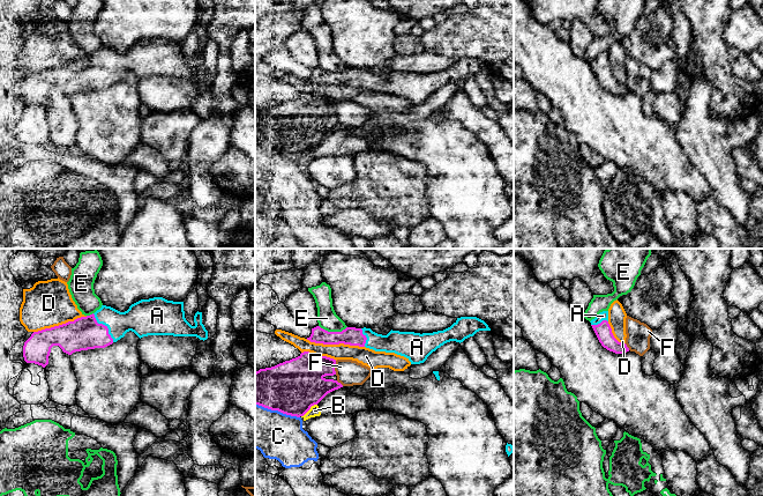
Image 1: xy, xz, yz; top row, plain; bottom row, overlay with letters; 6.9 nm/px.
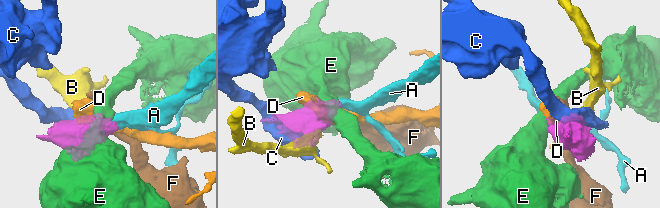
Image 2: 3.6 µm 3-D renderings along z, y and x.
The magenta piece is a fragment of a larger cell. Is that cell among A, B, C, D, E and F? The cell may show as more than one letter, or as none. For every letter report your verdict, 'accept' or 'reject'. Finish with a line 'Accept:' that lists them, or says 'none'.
A: accept
B: reject
C: reject
D: reject
E: reject
F: reject
Accept: A

